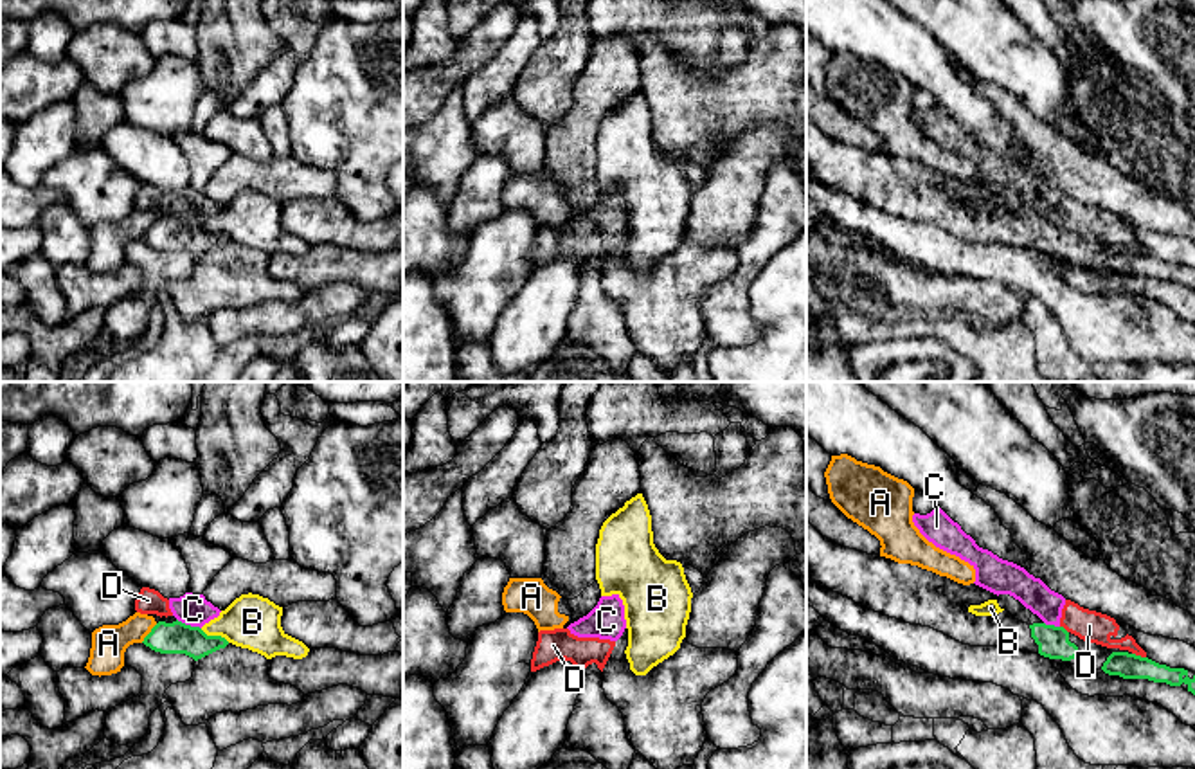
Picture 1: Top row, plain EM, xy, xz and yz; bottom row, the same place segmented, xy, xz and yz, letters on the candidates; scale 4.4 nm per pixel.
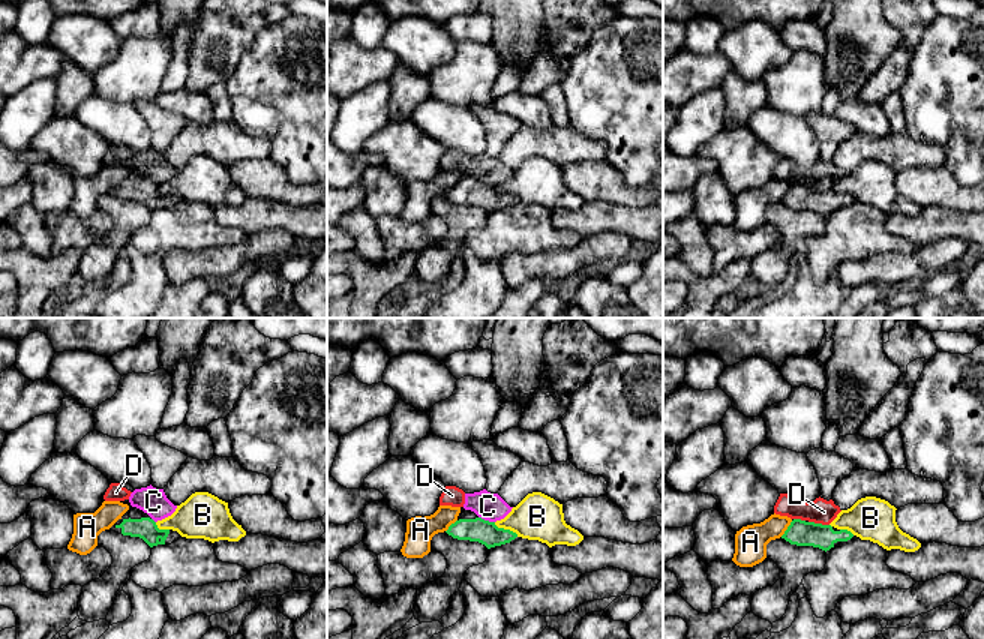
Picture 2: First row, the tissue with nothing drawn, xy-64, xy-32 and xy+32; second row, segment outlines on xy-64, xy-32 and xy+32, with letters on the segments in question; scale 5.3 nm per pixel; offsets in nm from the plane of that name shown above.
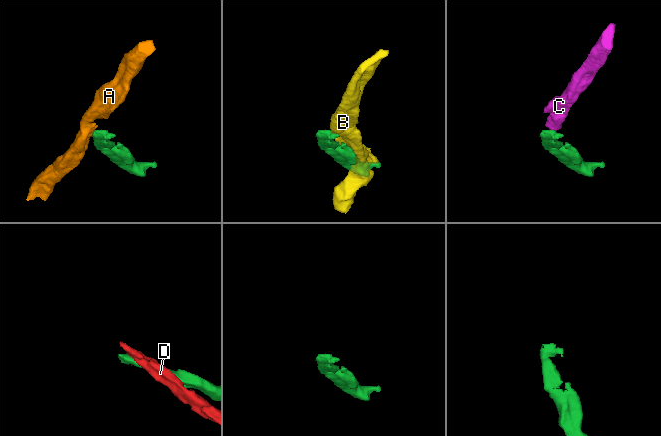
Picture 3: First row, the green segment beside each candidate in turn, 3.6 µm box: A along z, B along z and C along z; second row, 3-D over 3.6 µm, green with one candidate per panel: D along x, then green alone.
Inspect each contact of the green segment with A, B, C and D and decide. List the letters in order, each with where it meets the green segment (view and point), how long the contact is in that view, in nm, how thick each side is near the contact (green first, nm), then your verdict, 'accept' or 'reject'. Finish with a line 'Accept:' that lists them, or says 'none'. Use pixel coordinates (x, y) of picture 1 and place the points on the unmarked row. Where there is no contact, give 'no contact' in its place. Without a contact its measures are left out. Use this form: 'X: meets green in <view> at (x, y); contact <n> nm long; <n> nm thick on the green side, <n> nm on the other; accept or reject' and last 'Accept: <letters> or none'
A: meets green in xy at (150, 229); contact 120 nm long; 140 nm thick on the green side, 160 nm on the other; reject
B: meets green in xy at (215, 233); contact 150 nm long; 140 nm thick on the green side, 240 nm on the other; reject
C: meets green in xy at (189, 222); contact 120 nm long; 140 nm thick on the green side, 140 nm on the other; reject
D: meets green in yz at (1140, 253); contact 70 nm long; 120 nm thick on the green side, 140 nm on the other; reject
Accept: none

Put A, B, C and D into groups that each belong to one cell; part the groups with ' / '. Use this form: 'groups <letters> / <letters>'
groups A / B / C D

